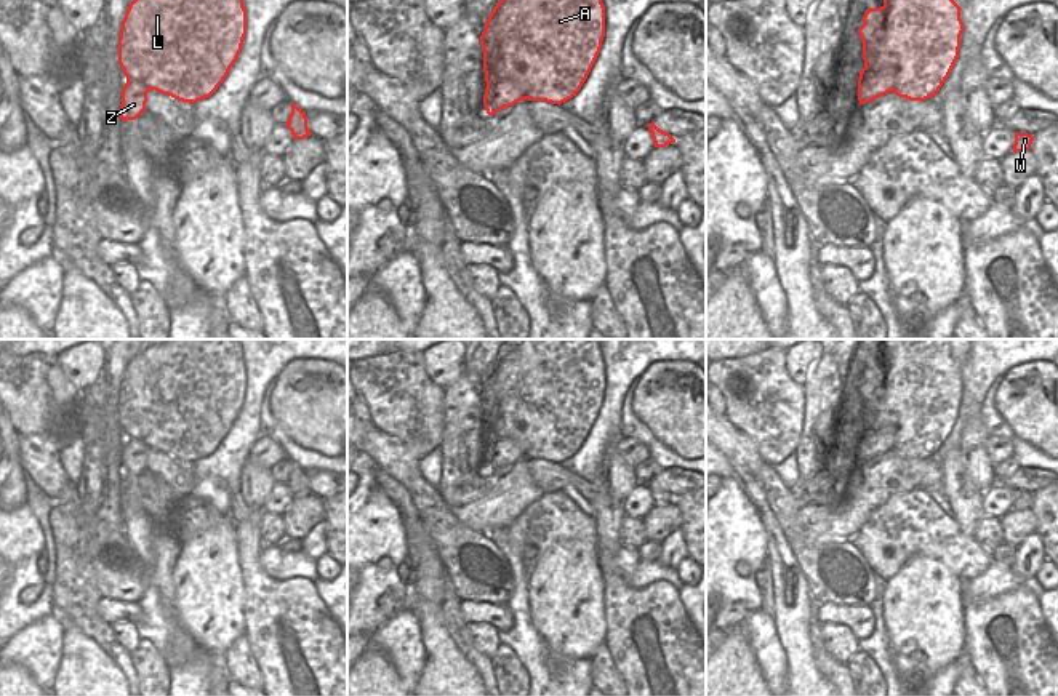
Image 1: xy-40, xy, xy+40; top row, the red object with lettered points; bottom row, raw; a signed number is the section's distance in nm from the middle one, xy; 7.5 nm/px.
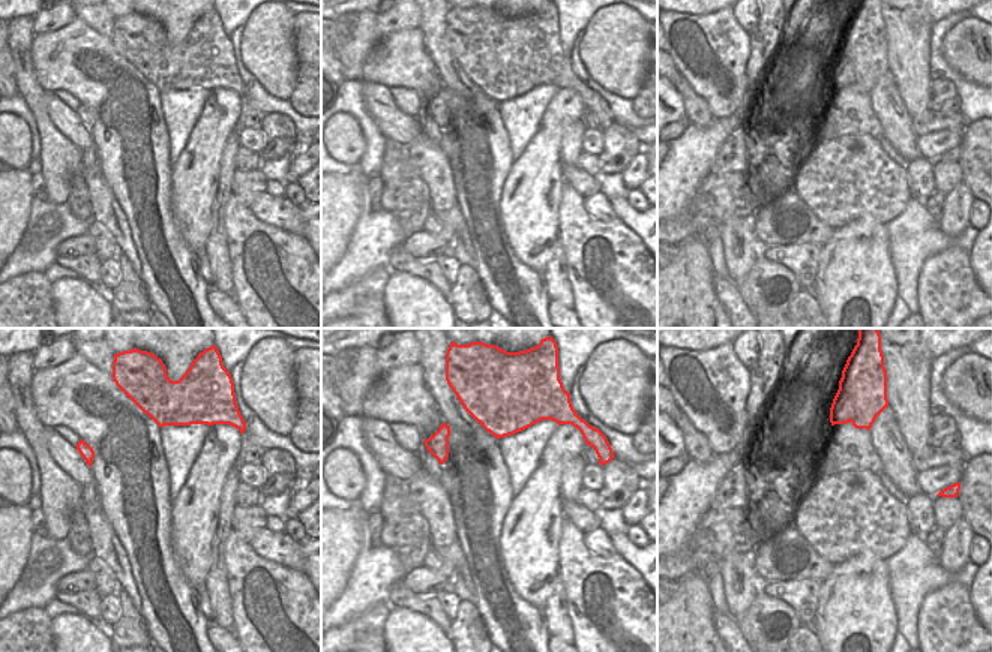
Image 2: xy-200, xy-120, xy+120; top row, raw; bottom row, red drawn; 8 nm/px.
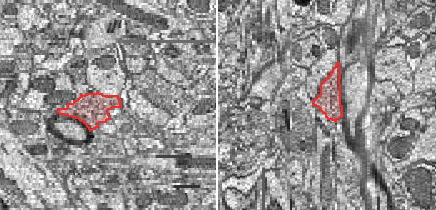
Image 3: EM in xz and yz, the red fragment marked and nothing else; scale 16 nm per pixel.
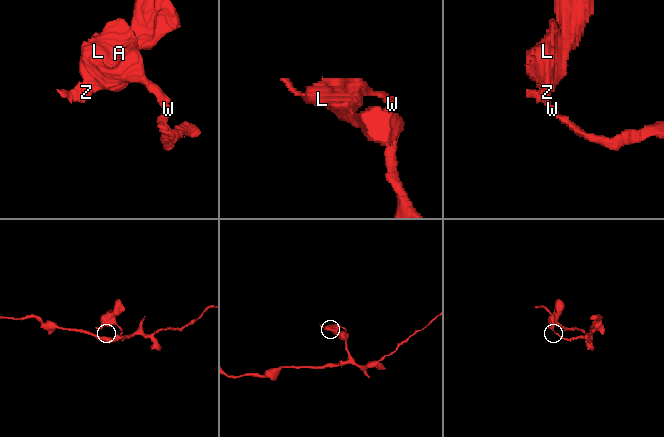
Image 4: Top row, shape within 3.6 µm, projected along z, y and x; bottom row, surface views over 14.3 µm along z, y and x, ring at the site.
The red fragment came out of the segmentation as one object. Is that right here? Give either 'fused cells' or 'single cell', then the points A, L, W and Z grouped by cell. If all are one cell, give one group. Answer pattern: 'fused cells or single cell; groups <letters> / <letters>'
fused cells; groups A L W / Z

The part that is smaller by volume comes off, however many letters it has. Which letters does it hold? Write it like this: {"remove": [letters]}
{"remove": ["Z"]}

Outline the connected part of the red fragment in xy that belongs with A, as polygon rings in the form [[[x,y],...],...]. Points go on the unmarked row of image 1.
[[[506,339],[503,357],[490,371],[480,394],[485,440],[517,440],[528,459],[562,462],[581,448],[605,395],[605,365],[597,339]]]

